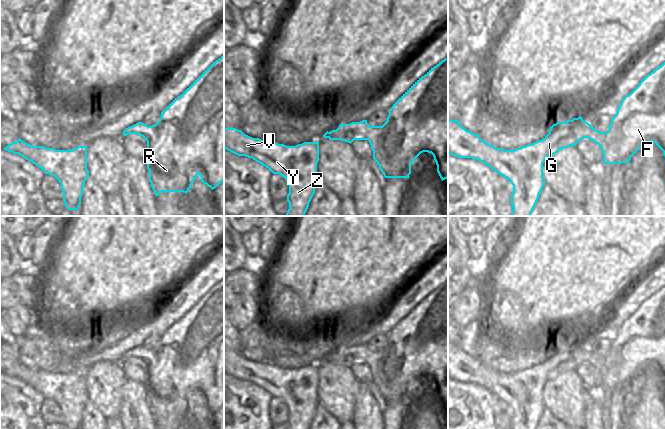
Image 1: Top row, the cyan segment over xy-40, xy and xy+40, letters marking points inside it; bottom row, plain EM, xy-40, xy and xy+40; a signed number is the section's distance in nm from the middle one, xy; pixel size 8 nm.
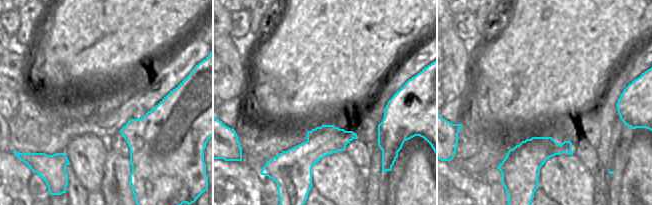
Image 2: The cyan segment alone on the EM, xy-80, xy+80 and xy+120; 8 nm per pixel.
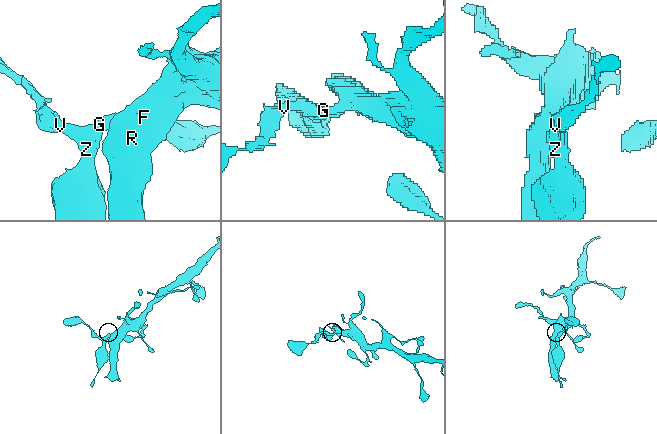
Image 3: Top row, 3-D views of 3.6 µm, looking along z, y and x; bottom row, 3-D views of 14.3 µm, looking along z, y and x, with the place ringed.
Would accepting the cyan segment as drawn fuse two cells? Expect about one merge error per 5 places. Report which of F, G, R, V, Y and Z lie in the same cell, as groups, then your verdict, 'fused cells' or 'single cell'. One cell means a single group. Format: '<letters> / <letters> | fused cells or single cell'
F R / G V Y Z | fused cells

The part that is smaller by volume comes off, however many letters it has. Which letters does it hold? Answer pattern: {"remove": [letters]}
{"remove": ["G", "V", "Y", "Z"]}

